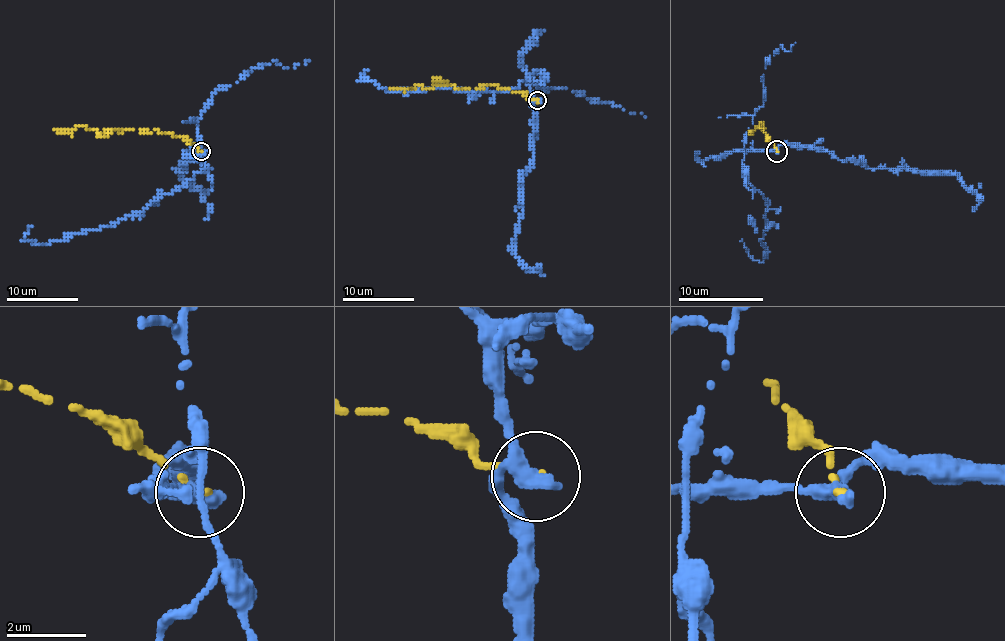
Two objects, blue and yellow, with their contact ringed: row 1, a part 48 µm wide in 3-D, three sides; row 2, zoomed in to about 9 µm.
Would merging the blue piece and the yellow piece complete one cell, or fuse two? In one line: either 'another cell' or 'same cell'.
another cell

